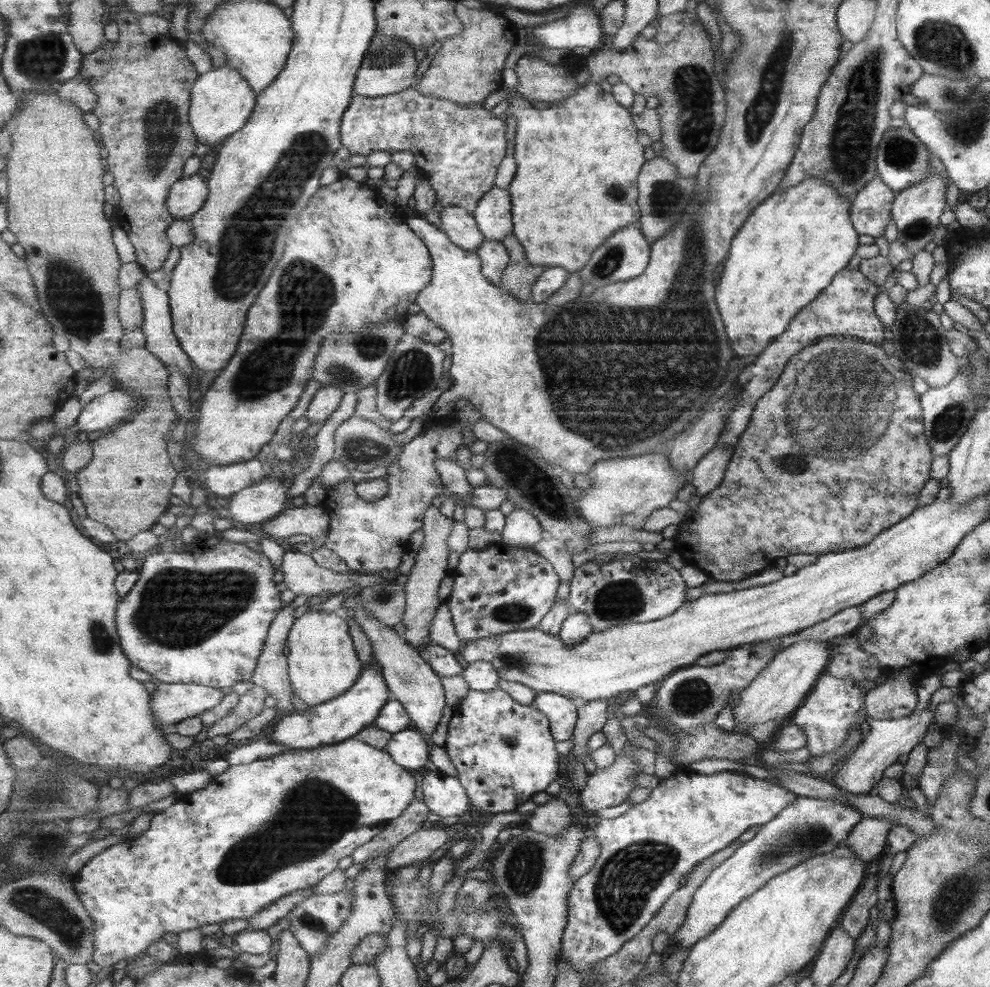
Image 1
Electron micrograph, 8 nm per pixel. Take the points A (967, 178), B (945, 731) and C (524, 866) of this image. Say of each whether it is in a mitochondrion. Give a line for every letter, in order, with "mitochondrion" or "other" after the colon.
A: other
B: other
C: mitochondrion

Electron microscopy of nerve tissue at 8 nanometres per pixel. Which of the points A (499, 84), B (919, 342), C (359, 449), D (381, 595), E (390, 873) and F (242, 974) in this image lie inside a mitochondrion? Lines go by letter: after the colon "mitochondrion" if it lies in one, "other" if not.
A: other
B: mitochondrion
C: mitochondrion
D: mitochondrion
E: other
F: other

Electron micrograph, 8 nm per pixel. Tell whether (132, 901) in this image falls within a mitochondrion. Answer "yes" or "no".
no

